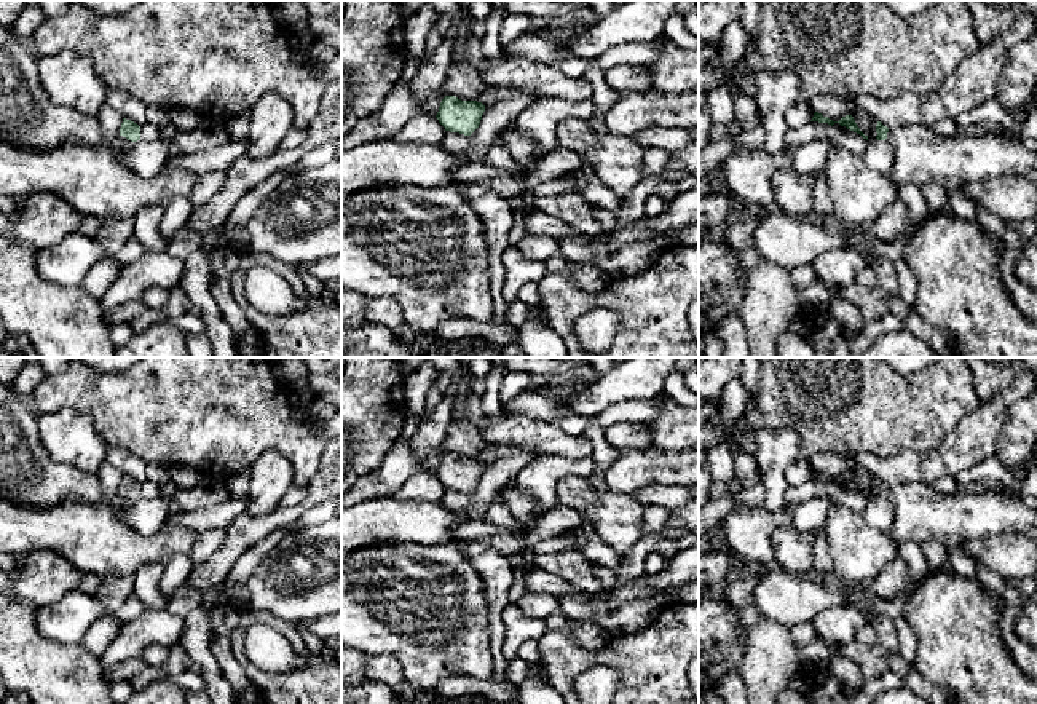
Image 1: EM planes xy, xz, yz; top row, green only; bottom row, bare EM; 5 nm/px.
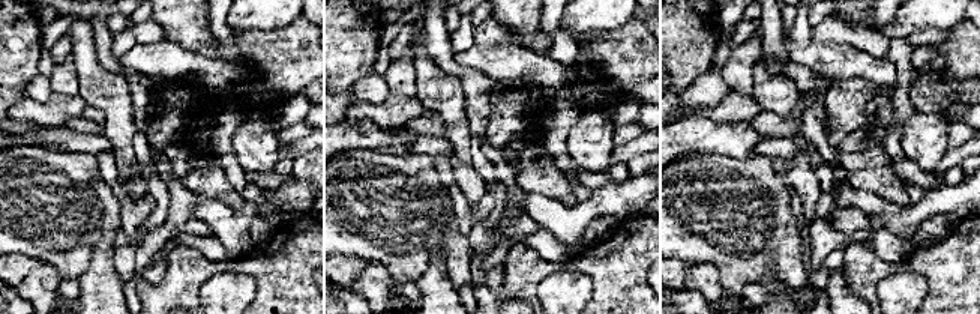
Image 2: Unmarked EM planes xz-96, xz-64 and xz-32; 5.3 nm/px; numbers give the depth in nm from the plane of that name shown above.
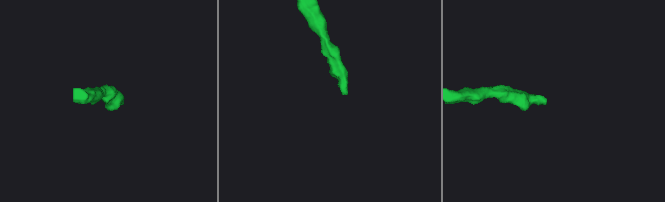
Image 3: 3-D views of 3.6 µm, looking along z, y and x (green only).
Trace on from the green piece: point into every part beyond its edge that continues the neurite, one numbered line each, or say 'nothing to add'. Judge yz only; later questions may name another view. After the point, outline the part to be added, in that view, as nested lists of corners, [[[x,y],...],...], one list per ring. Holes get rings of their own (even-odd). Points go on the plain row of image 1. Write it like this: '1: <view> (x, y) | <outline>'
1: yz (919, 514) | [[[919,482],[889,485],[887,498],[893,508],[890,538],[895,546],[933,540],[944,548],[967,544],[975,538],[992,533],[1023,535],[1037,541],[1037,511],[1027,508],[1021,496],[1005,498],[999,495],[938,495],[930,485]]]

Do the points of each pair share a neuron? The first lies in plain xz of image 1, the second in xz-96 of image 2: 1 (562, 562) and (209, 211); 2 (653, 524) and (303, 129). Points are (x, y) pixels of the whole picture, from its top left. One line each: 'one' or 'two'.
1: two
2: one

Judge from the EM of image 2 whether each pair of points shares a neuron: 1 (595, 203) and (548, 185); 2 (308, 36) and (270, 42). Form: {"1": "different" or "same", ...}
{"1": "different", "2": "same"}

